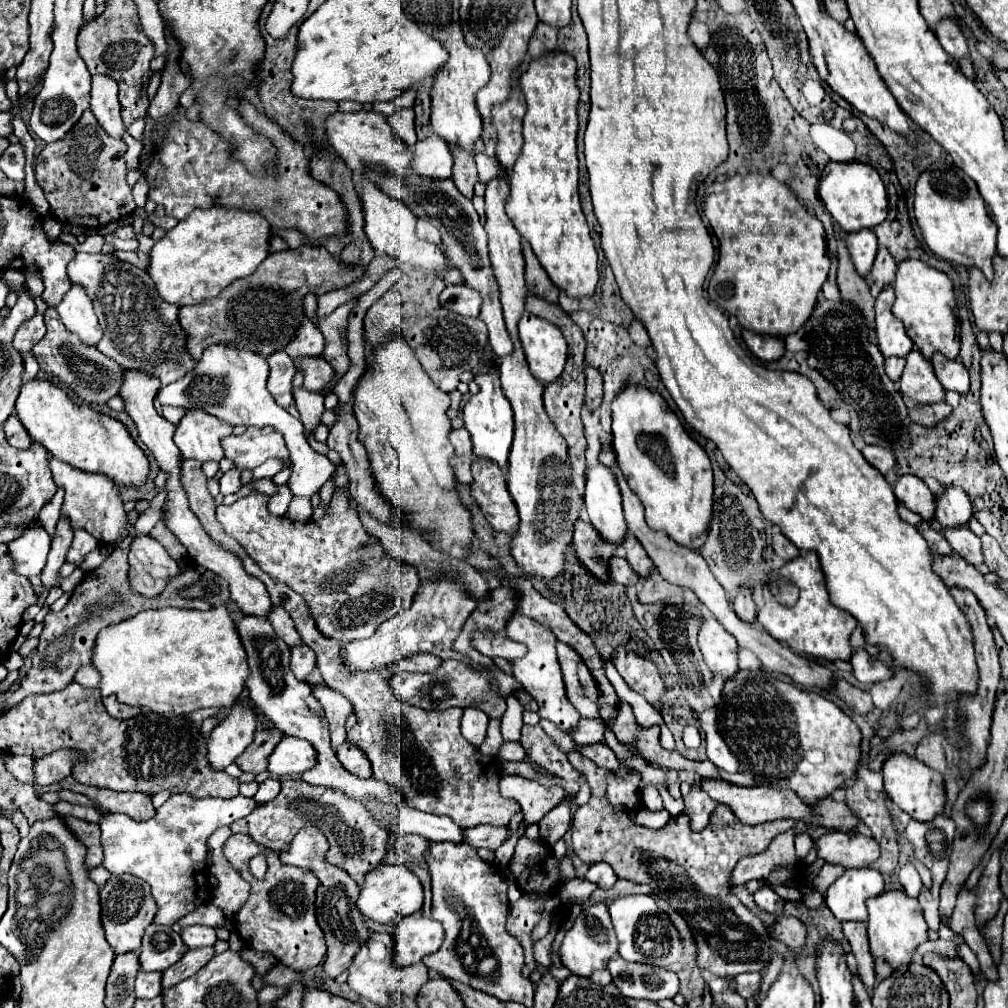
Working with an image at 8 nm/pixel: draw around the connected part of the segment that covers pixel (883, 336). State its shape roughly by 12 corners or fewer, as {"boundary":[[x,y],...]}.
{"boundary":[[894,287],[876,297],[876,335],[884,357],[906,357],[912,339],[892,315]]}

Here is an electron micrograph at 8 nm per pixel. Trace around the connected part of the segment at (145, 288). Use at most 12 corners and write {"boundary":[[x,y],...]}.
{"boundary":[[76,253],[98,351],[162,385],[196,367],[178,307],[144,269]]}

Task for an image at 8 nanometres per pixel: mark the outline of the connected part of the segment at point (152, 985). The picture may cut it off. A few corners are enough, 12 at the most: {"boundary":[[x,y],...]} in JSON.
{"boundary":[[138,971],[136,997],[152,999],[162,993],[162,973]]}

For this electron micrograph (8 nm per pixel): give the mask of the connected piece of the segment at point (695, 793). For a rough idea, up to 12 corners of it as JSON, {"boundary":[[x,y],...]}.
{"boundary":[[698,785],[684,797],[692,831],[708,825],[716,801]]}

